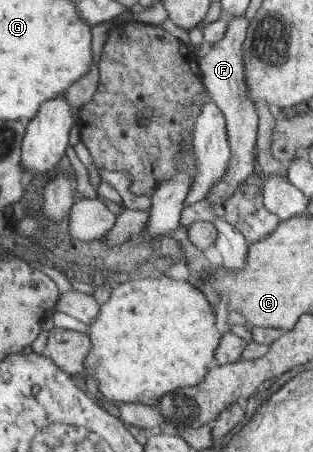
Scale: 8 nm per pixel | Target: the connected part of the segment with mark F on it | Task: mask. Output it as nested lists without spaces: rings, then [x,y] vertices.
[[[234,16],[228,19],[228,31],[225,36],[212,44],[210,53],[199,57],[199,66],[203,71],[203,82],[213,102],[222,110],[226,117],[227,136],[230,144],[230,161],[225,176],[214,184],[207,195],[210,202],[225,202],[239,189],[255,170],[255,140],[257,140],[257,114],[250,99],[250,90],[246,82],[246,64],[244,48],[248,36],[249,22],[245,16]]]

